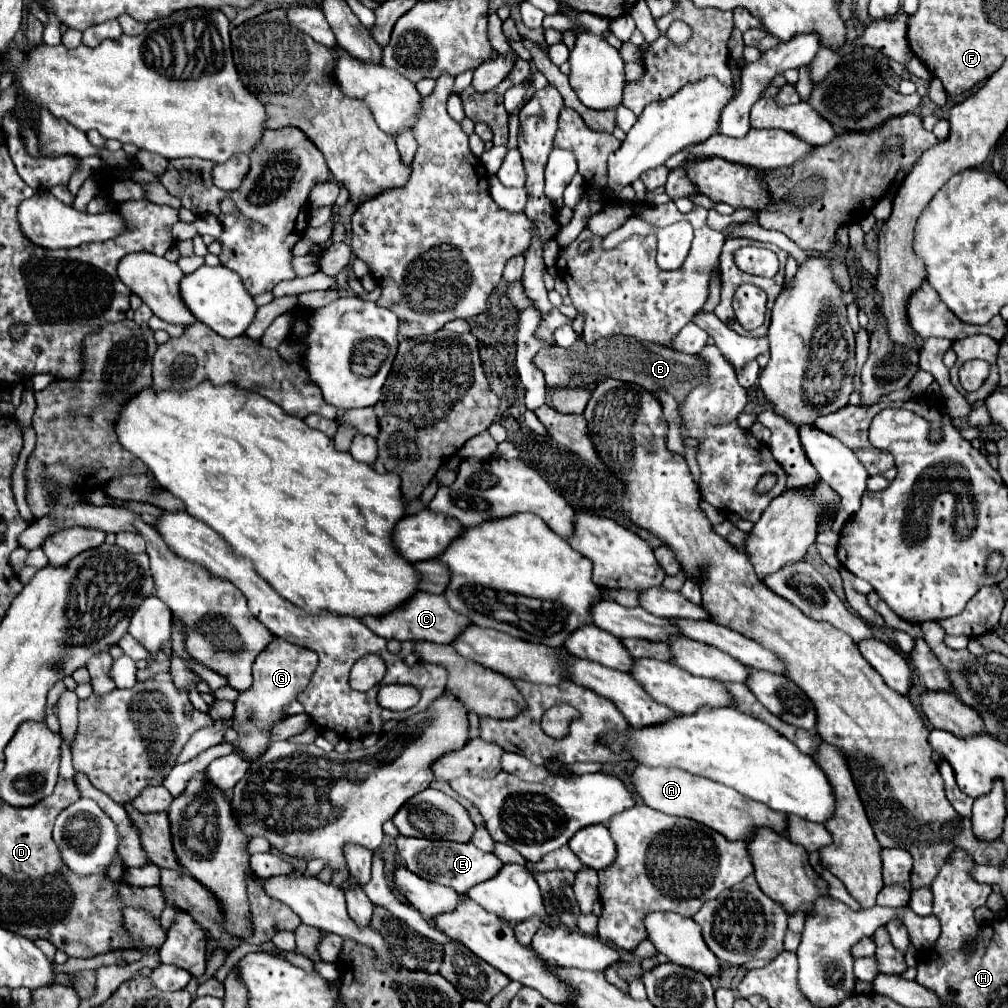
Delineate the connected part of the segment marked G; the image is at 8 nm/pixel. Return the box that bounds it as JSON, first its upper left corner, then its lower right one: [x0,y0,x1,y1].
[233,636,319,762]

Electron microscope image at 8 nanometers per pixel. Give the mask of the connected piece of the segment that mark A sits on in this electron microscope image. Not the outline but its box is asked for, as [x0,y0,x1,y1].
[631,766,785,840]

